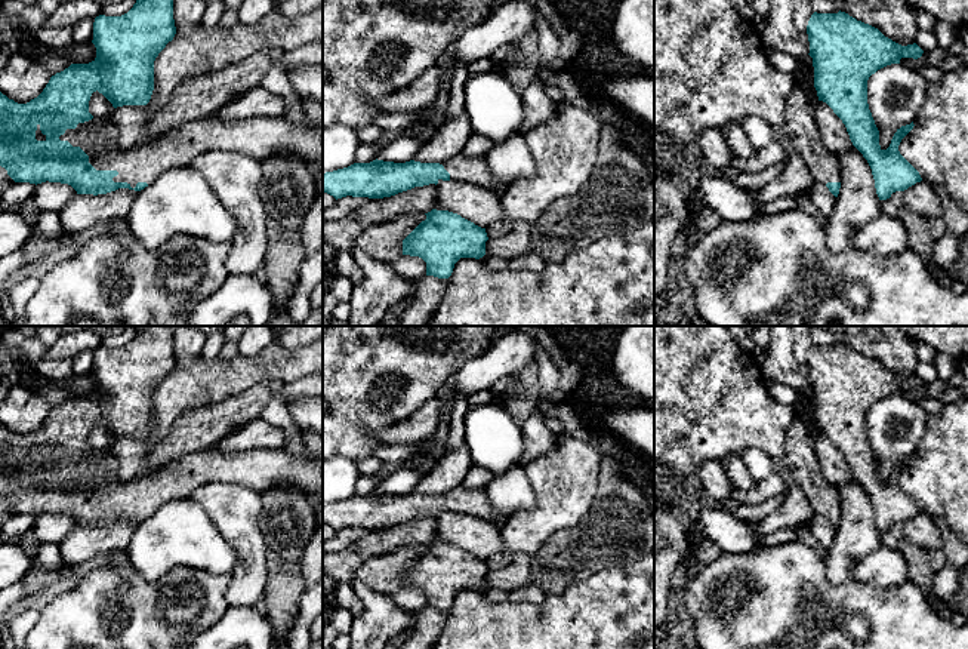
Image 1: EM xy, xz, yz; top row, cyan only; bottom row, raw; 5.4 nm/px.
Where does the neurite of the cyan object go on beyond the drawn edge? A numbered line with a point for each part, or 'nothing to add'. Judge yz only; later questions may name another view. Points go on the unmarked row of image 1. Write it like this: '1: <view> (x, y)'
1: yz (823, 497)

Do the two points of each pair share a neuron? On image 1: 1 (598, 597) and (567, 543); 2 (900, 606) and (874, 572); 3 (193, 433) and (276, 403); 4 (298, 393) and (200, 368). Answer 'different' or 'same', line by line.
1: different
2: different
3: different
4: different

